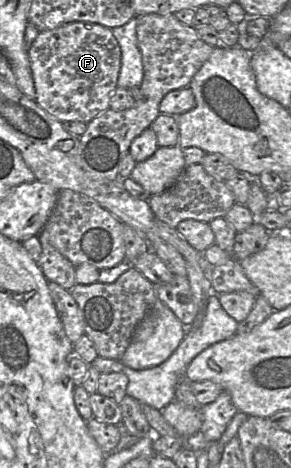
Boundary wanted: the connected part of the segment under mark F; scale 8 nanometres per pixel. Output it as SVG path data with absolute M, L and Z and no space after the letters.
M75 21L41 31L29 48L28 57L35 101L59 121L88 123L109 109L121 65L121 50L110 28Z

